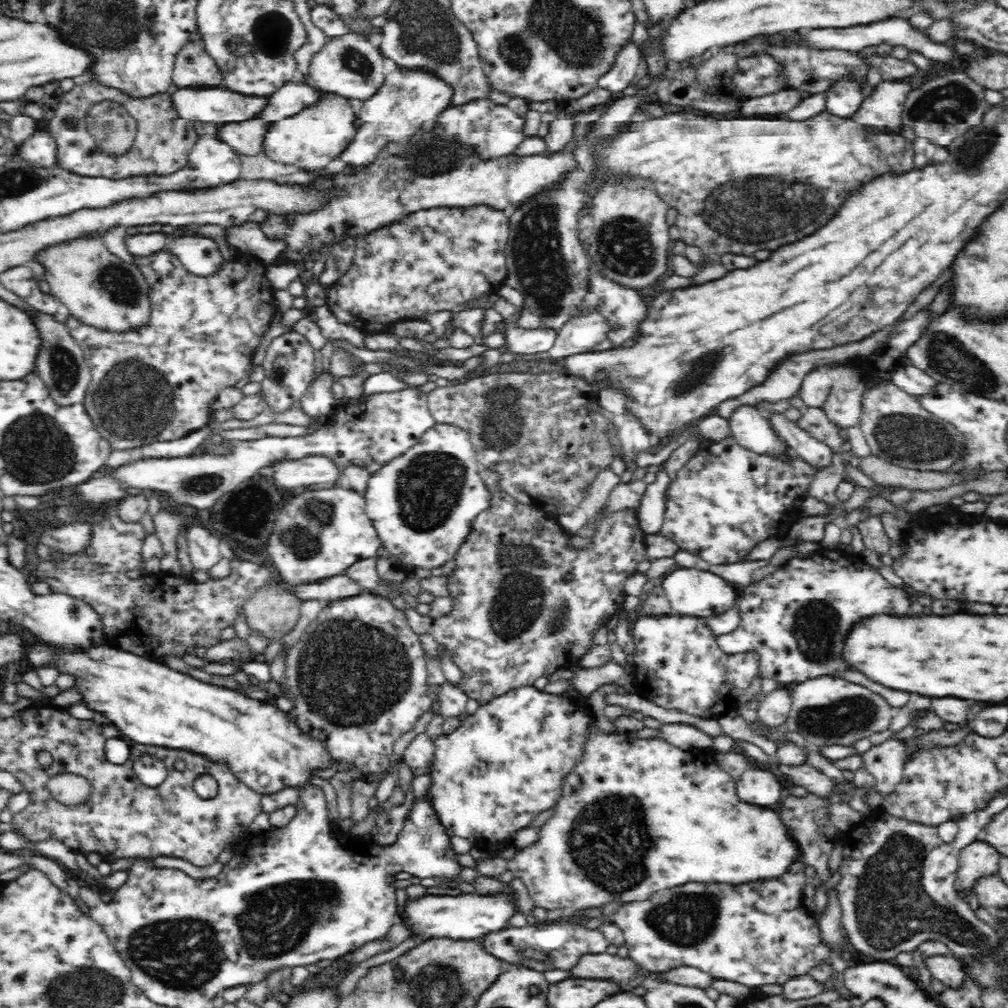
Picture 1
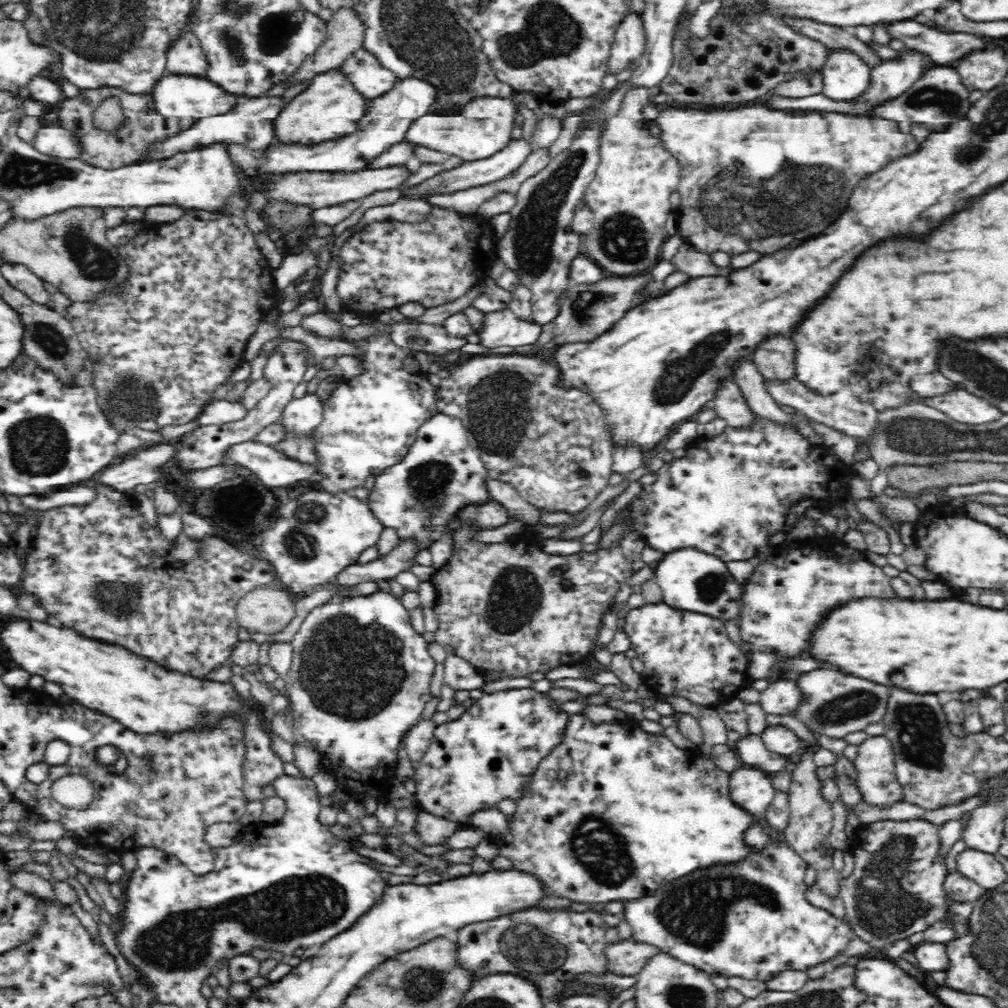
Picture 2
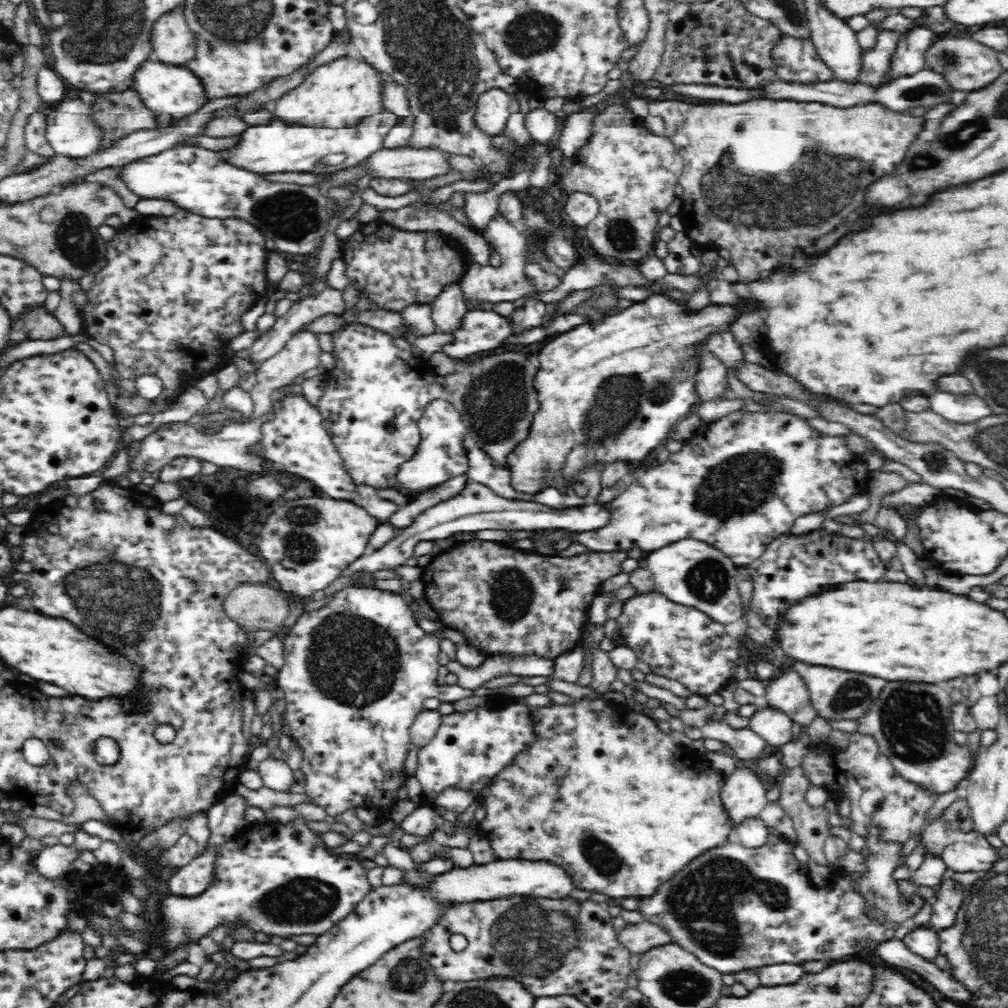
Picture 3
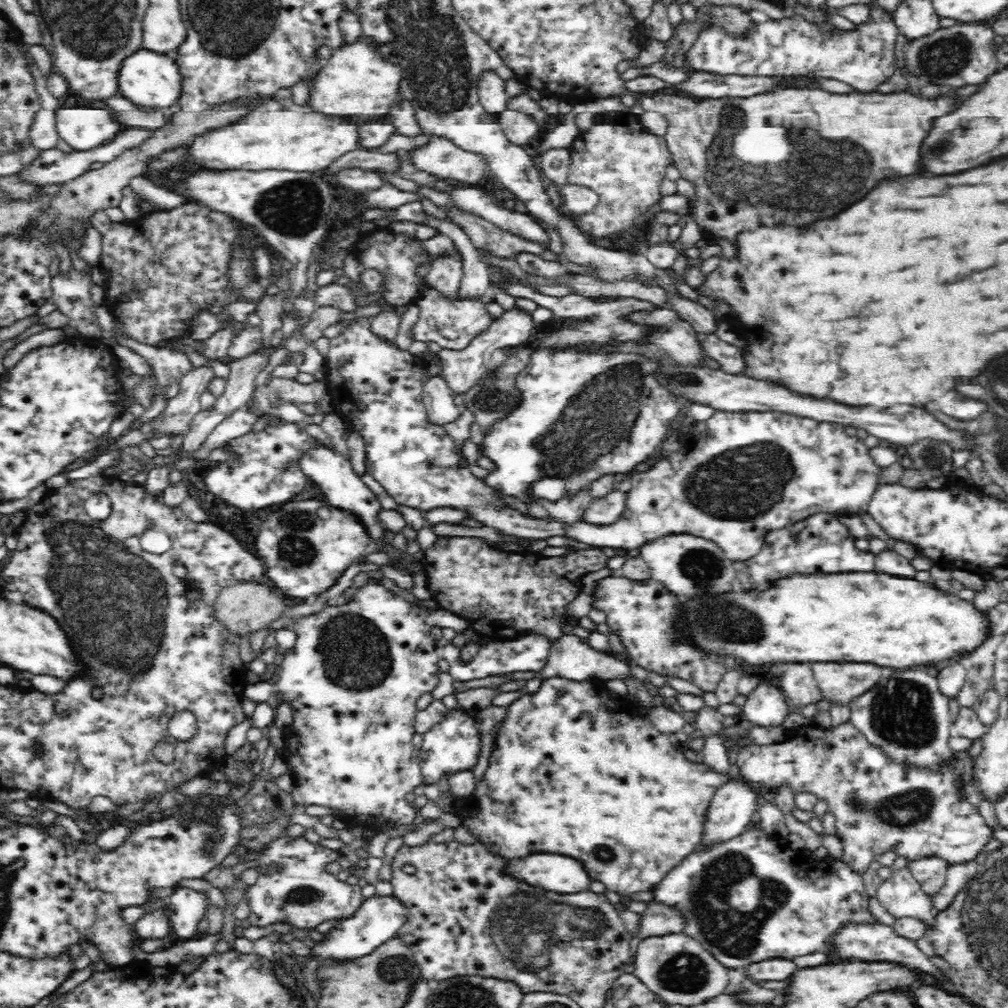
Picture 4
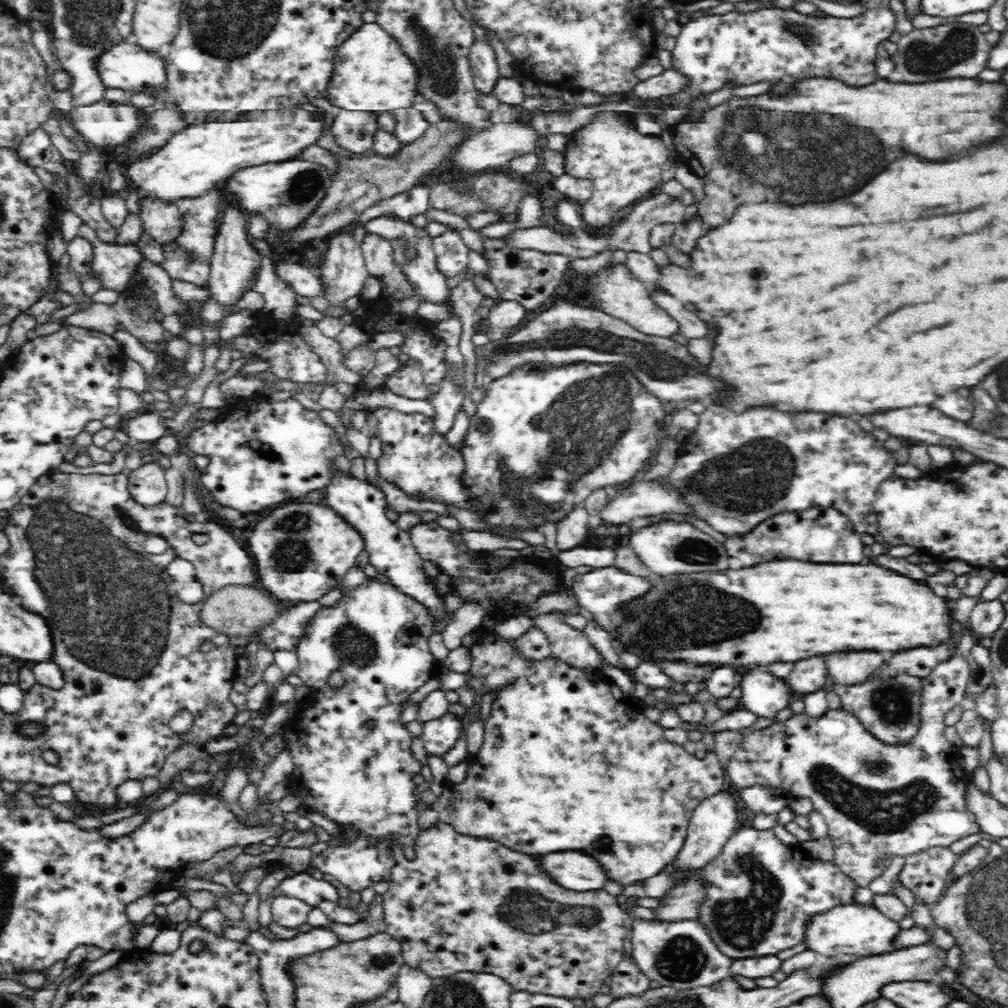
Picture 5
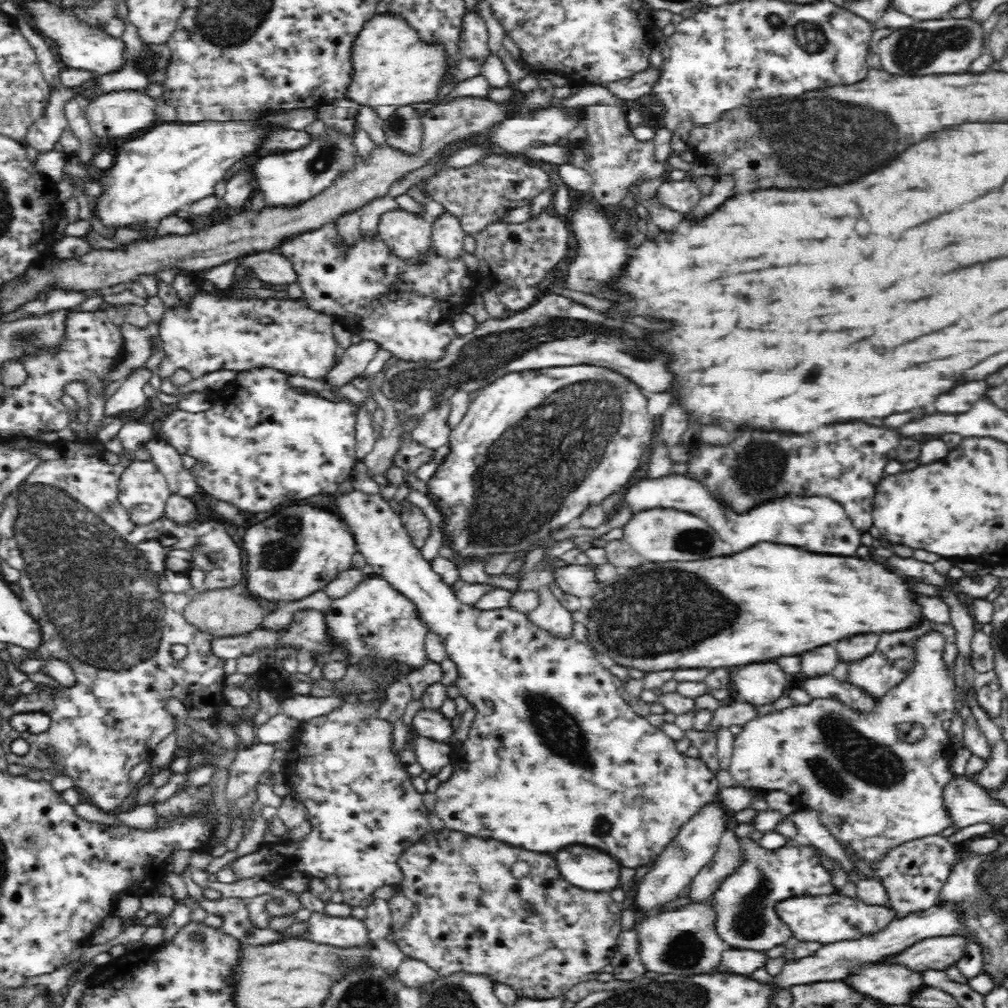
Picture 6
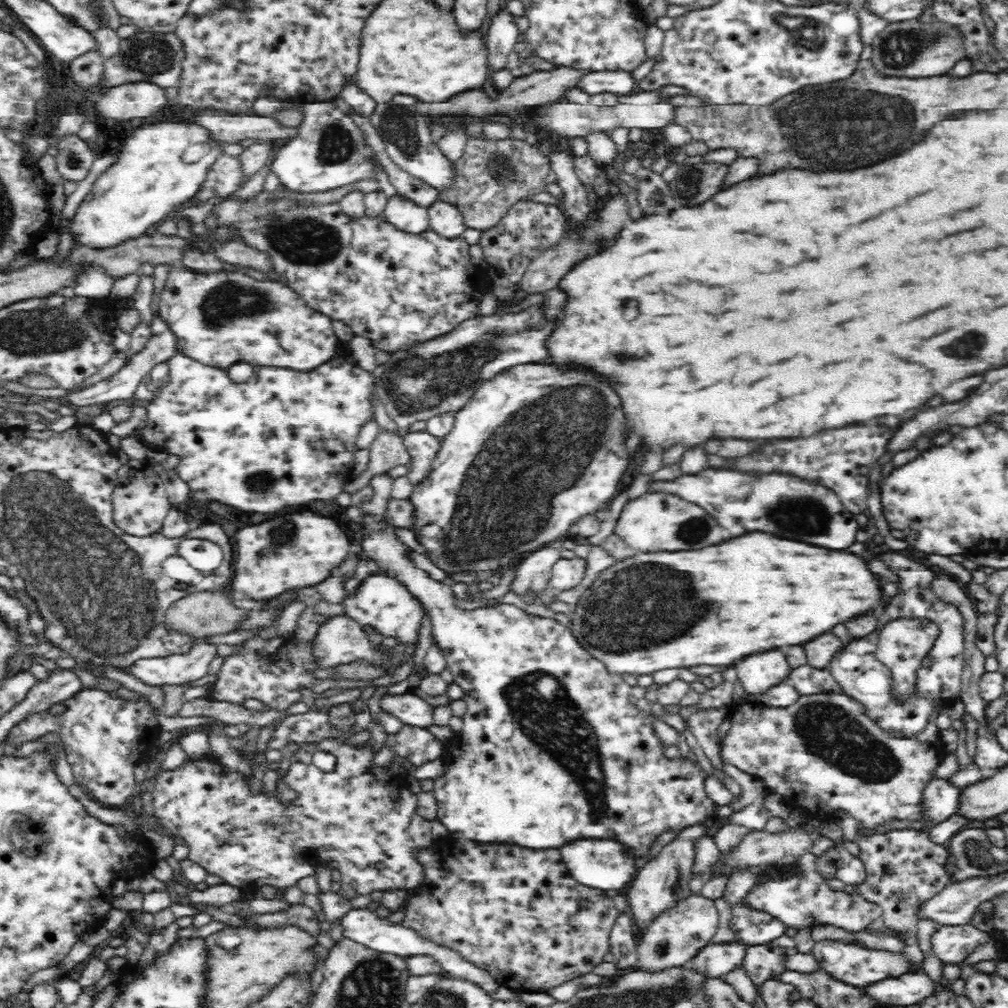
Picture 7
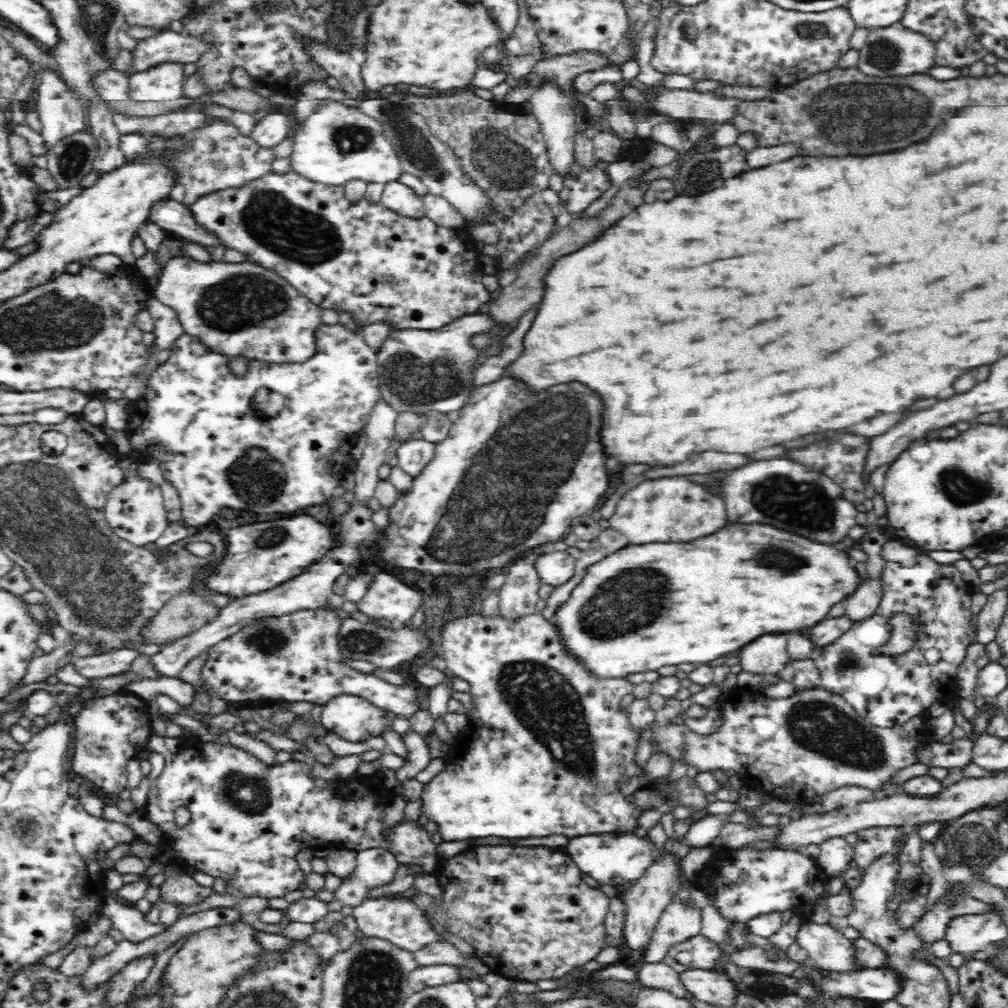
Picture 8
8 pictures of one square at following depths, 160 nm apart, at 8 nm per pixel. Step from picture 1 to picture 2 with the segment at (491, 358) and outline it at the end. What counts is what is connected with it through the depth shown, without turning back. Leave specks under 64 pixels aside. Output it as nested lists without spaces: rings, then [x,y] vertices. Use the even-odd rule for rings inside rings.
[[[509,308],[489,312],[482,318],[478,342],[484,348],[524,346],[536,344],[542,334],[542,325],[518,318]]]

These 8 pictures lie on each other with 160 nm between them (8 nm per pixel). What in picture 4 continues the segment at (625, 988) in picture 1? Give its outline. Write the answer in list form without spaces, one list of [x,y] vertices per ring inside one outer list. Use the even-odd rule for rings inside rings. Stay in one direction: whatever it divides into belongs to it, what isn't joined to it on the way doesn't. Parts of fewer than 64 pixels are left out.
[[[654,898],[650,904],[647,903],[647,908],[642,914],[638,937],[641,939],[650,935],[670,934],[672,931],[676,933],[684,931],[684,926],[686,917],[682,909]]]

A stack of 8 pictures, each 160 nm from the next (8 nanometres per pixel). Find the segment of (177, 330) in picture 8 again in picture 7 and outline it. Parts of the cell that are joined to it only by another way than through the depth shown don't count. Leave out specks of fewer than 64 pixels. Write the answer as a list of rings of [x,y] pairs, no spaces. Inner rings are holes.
[[[156,310],[156,314],[152,315],[150,320],[150,330],[152,334],[146,342],[145,347],[130,356],[128,362],[118,371],[104,380],[99,380],[86,386],[82,390],[70,390],[66,392],[62,398],[68,402],[70,407],[82,408],[82,406],[94,406],[94,404],[104,404],[112,400],[131,398],[136,391],[140,380],[149,374],[151,369],[158,363],[166,362],[174,353],[178,351],[178,335],[170,329],[170,325],[166,319],[160,315],[160,311]]]

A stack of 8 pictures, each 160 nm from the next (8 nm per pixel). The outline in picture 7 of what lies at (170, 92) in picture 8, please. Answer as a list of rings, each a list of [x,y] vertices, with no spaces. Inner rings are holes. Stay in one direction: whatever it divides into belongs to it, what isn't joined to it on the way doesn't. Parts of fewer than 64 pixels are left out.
[[[145,80],[113,86],[106,95],[95,100],[96,114],[117,123],[126,122],[126,120],[136,117],[156,116],[163,106],[170,105],[166,89],[164,86],[159,86],[154,82],[145,82]]]

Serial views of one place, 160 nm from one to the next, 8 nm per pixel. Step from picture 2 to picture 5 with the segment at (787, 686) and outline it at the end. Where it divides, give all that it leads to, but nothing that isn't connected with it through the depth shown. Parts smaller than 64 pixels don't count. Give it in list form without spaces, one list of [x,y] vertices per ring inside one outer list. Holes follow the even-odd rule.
[[[824,656],[798,660],[790,674],[790,688],[797,697],[822,689],[828,678],[828,666]]]

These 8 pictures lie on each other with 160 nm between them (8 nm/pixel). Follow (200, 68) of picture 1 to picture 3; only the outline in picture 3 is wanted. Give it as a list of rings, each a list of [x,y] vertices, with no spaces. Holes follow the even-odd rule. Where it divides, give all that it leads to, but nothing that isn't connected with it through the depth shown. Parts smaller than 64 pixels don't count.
[[[182,6],[156,18],[150,32],[150,46],[152,57],[165,63],[184,66],[188,59],[194,58],[196,38],[188,27]]]

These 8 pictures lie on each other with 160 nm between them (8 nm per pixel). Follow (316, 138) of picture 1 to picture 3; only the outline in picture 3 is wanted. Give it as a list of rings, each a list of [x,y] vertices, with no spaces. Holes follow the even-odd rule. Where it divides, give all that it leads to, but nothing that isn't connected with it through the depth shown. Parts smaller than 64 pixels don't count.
[[[344,56],[316,67],[303,82],[276,100],[273,115],[288,123],[326,126],[330,128],[354,126],[358,120],[384,112],[382,94],[387,77],[364,60]]]

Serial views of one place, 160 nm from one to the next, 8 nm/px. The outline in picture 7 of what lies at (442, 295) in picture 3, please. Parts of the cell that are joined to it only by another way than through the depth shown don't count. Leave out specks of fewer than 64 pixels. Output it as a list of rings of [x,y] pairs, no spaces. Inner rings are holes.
[[[436,199],[426,209],[430,228],[446,238],[459,237],[467,229],[462,213],[448,202]]]

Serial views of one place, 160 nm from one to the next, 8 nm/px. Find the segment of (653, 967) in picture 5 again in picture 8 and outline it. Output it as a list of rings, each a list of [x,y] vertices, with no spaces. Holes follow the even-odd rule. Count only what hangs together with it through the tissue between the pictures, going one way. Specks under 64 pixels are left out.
[[[673,900],[662,911],[654,930],[654,938],[648,944],[641,960],[656,962],[664,958],[673,944],[700,935],[701,911],[699,907],[689,906],[686,901]]]

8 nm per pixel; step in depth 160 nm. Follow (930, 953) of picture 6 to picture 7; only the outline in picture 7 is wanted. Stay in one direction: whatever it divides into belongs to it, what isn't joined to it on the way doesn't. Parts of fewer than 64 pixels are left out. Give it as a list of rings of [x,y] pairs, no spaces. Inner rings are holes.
[[[945,924],[940,925],[931,936],[932,949],[944,963],[960,964],[972,954],[978,946],[992,942],[994,934],[984,930],[981,925]]]

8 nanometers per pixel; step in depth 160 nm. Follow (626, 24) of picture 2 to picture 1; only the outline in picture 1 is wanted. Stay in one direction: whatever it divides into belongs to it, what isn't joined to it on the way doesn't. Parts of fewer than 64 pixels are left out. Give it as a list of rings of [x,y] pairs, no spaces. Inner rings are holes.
[[[631,38],[628,39],[628,42],[616,52],[612,66],[600,76],[599,87],[609,90],[614,96],[621,95],[635,78],[640,60],[642,60],[641,47]]]

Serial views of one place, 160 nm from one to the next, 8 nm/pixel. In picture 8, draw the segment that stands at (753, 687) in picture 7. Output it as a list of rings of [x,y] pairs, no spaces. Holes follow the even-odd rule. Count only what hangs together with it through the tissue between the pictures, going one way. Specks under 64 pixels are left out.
[[[772,632],[762,634],[742,646],[740,650],[740,662],[744,671],[758,675],[776,675],[788,662],[788,634],[784,632]]]

